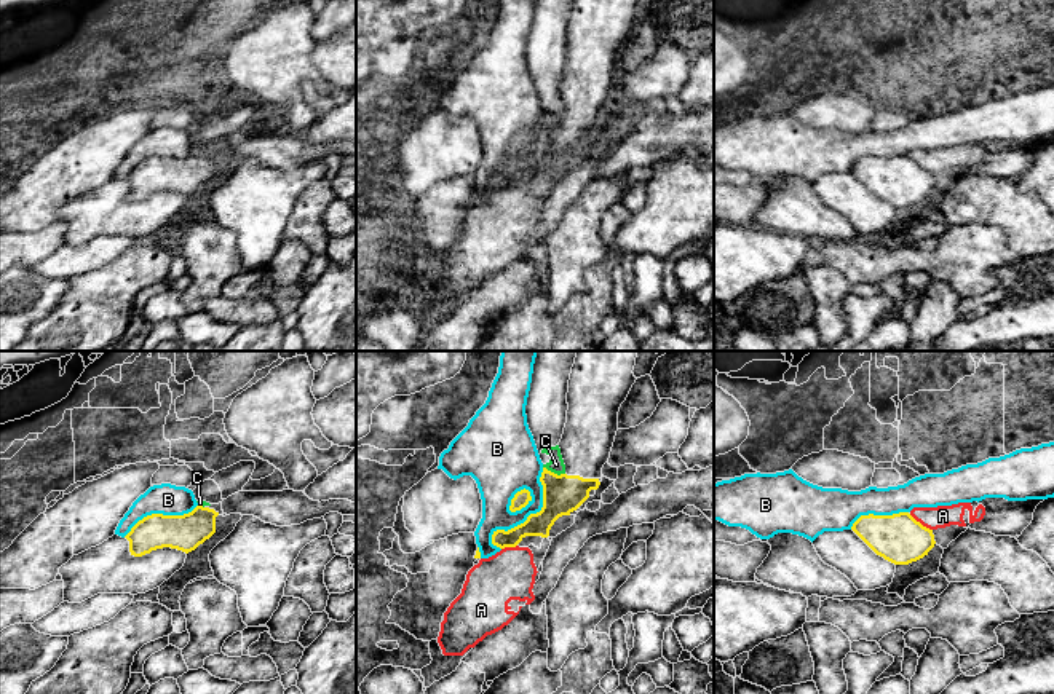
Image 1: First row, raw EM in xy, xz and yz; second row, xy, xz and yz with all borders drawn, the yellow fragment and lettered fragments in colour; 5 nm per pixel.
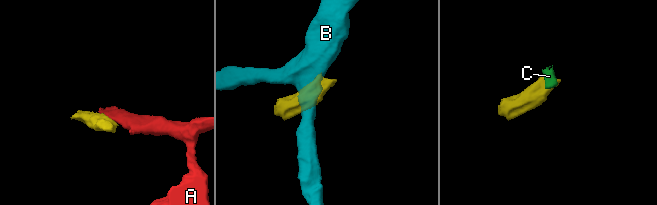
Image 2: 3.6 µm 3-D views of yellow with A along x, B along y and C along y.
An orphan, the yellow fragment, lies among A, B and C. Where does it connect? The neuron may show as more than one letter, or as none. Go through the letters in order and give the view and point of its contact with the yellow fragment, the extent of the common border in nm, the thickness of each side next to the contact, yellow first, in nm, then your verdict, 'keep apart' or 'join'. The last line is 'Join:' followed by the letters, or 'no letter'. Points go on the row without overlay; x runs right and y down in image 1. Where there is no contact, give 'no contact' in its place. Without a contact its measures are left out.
A: contact yz (919, 165); length 150 nm; calibres 240 and 110 nm; keep apart
B: contact xz (530, 157); length 480 nm; calibres 190 and 240 nm; keep apart
C: contact xz (553, 115); length 120 nm; calibres 190 and 80 nm; keep apart
Join: no letter

